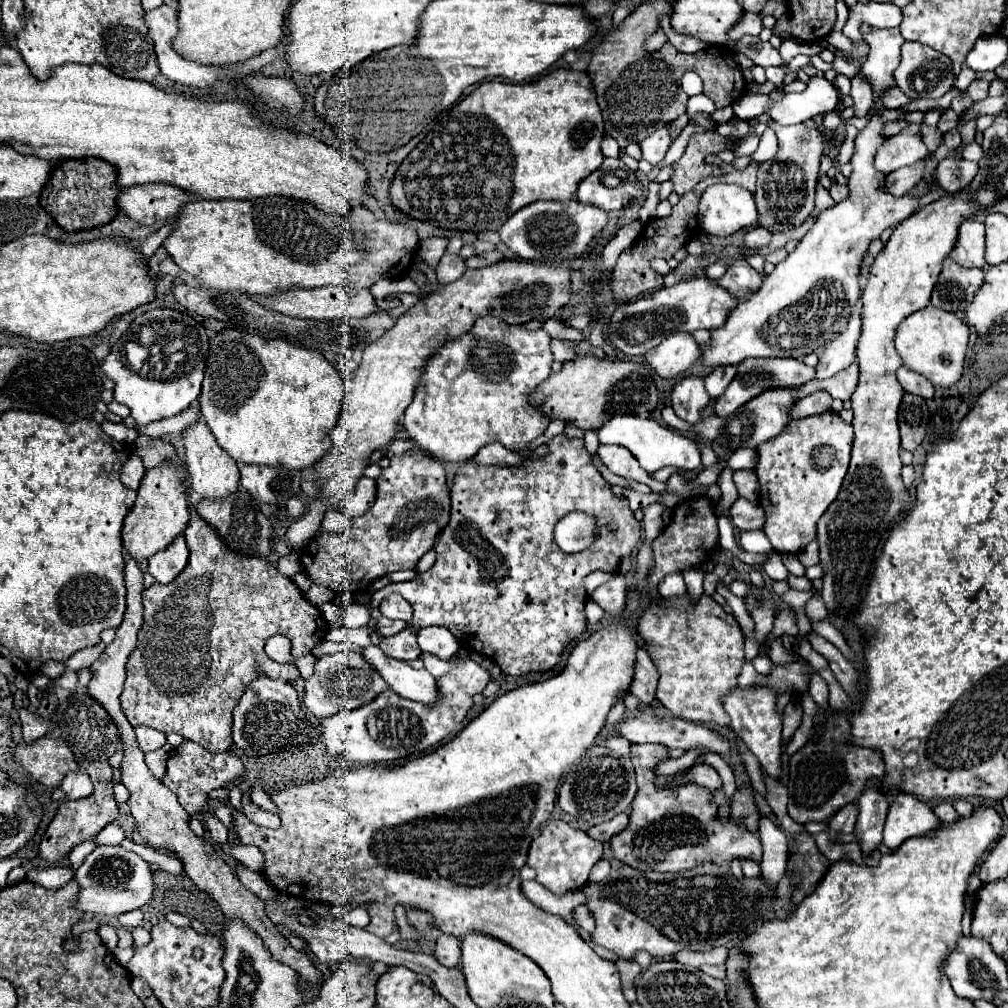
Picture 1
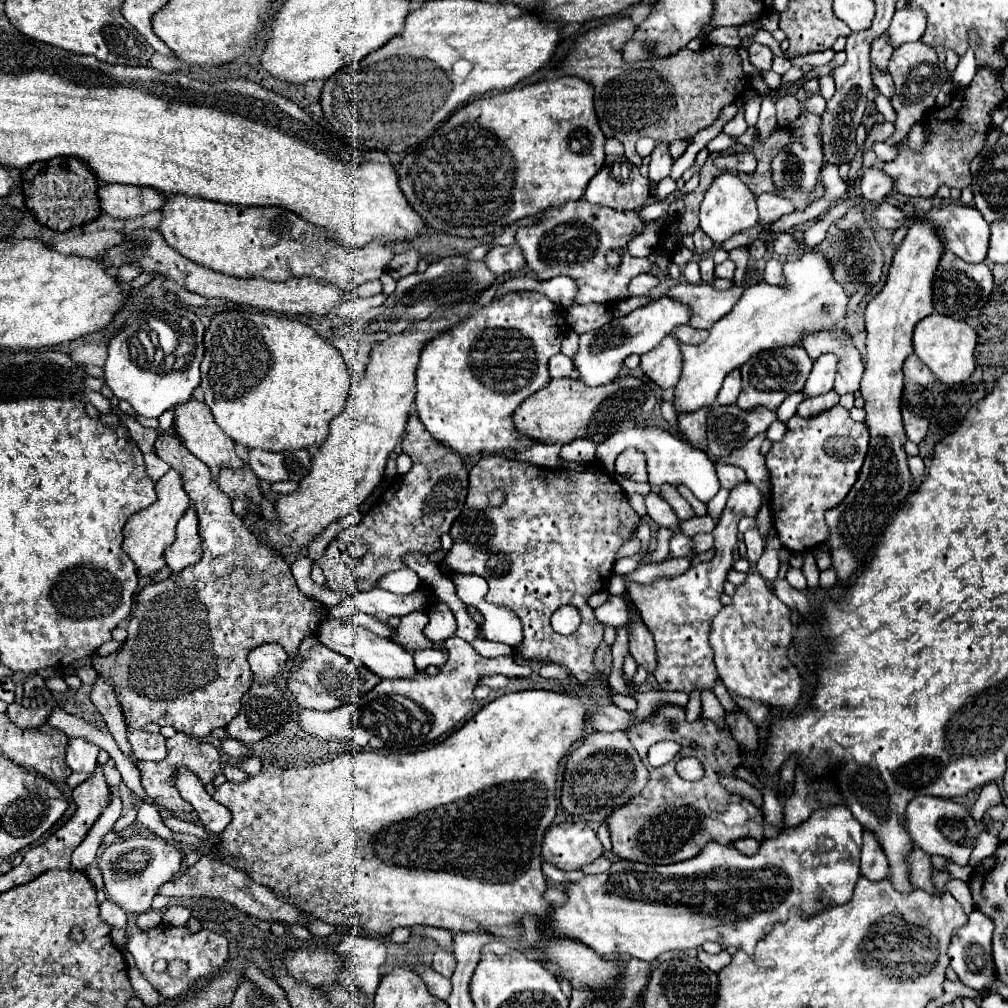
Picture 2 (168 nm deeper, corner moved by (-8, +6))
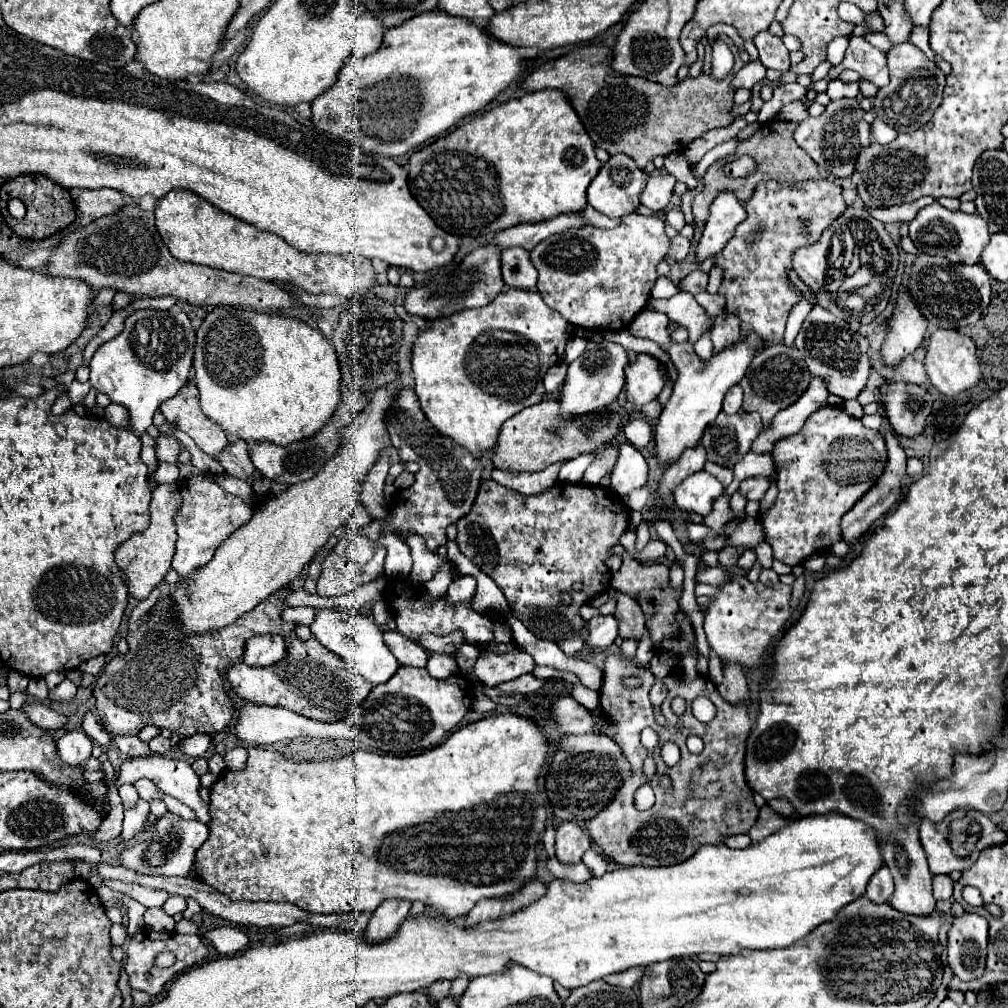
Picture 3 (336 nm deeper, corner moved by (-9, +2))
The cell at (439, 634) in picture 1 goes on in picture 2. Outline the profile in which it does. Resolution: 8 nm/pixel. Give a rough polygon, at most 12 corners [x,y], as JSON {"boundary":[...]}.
{"boundary":[[445,602],[429,612],[425,636],[443,644],[455,634],[455,616]]}

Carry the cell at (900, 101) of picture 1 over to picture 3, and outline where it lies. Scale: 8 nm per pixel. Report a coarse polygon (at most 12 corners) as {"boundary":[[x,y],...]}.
{"boundary":[[860,36],[850,46],[840,66],[828,78],[842,70],[856,70],[860,78],[888,84],[886,54]]}

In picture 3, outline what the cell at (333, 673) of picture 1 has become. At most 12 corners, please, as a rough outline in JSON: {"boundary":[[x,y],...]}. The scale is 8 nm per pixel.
{"boundary":[[314,638],[268,668],[238,662],[244,700],[320,722],[372,690]]}

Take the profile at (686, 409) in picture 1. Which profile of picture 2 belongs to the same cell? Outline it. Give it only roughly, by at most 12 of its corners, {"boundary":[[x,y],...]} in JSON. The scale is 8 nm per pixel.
{"boundary":[[711,408],[681,414],[679,434],[705,450],[705,416]]}

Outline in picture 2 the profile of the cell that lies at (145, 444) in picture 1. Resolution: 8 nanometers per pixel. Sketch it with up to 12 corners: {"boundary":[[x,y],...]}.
{"boundary":[[173,434],[203,558],[137,594],[93,668],[129,730],[225,728],[247,654],[327,608]]}

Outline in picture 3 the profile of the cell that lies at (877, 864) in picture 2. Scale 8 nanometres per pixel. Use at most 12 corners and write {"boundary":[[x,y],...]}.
{"boundary":[[884,864],[872,876],[866,896],[880,904],[888,902],[894,882]]}

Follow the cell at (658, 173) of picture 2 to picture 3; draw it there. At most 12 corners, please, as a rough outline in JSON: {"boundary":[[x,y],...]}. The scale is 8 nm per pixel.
{"boundary":[[650,176],[640,202],[662,210],[670,202],[676,178]]}

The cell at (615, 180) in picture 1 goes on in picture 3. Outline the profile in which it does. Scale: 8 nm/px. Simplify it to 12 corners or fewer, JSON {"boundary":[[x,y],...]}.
{"boundary":[[614,154],[588,186],[610,218],[632,214],[648,176]]}

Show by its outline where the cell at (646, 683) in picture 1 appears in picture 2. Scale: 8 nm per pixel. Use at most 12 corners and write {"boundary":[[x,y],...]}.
{"boundary":[[629,606],[629,652],[653,674],[657,666],[653,636]]}

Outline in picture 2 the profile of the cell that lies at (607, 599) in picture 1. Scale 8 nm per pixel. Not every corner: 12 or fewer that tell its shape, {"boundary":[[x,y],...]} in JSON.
{"boundary":[[609,600],[593,612],[601,626],[627,624],[627,600]]}

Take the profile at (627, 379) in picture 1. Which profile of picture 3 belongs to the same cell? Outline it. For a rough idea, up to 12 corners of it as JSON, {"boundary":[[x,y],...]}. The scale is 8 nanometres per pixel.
{"boundary":[[546,398],[502,424],[500,470],[596,452],[634,416],[618,402],[566,418]]}

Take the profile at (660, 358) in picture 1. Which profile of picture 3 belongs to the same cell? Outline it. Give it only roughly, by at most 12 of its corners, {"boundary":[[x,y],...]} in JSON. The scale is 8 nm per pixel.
{"boundary":[[638,354],[626,366],[628,400],[642,406],[666,384],[662,362]]}

